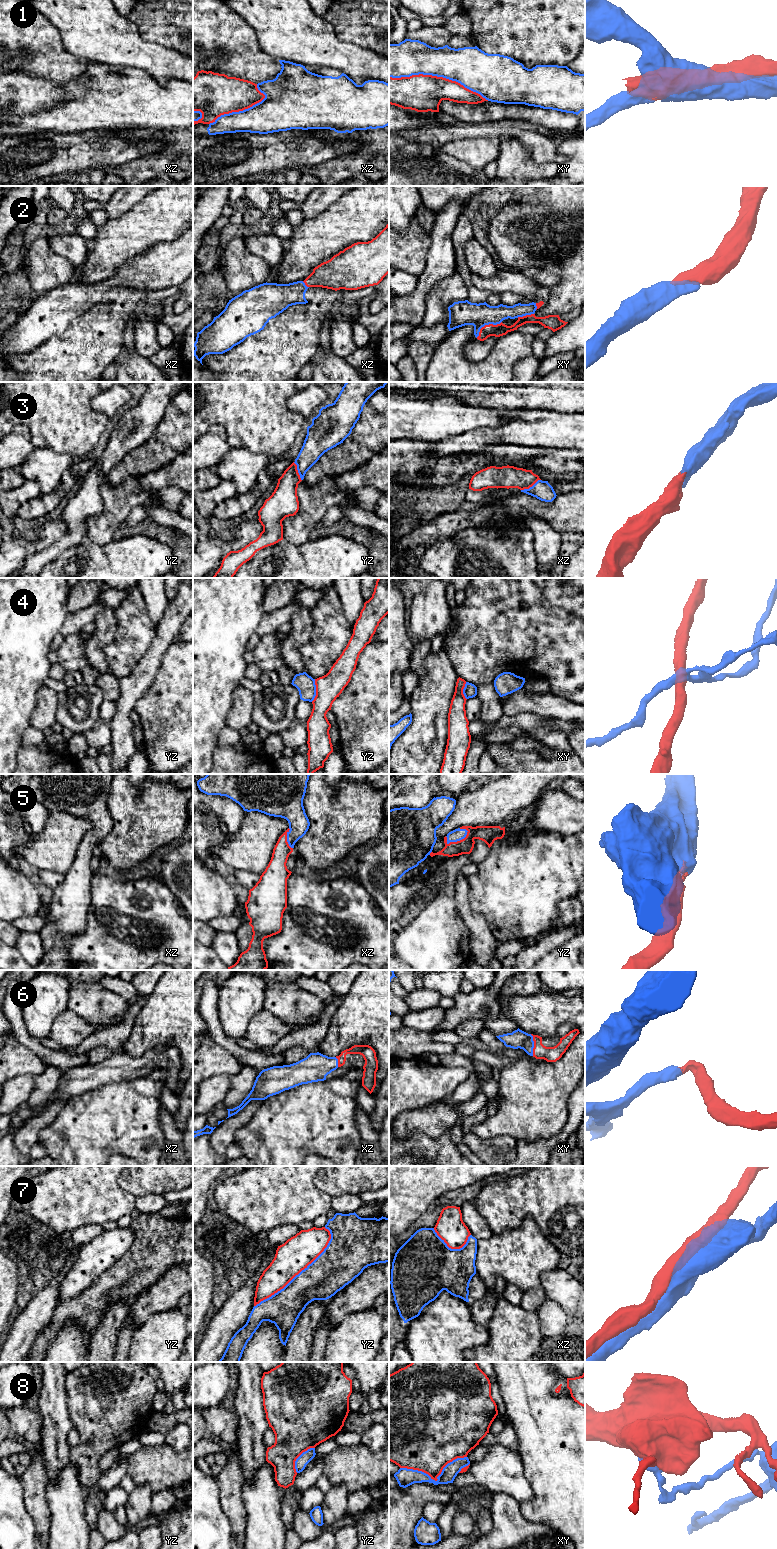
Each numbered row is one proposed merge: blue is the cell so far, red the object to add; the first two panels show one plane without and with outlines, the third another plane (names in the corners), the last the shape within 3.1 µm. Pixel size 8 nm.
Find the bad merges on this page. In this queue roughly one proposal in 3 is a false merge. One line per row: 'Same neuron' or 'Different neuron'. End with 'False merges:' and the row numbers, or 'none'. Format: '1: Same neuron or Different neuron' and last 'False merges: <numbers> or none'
1: Different neuron
2: Same neuron
3: Same neuron
4: Different neuron
5: Same neuron
6: Same neuron
7: Different neuron
8: Different neuron
False merges: 1, 4, 7, 8

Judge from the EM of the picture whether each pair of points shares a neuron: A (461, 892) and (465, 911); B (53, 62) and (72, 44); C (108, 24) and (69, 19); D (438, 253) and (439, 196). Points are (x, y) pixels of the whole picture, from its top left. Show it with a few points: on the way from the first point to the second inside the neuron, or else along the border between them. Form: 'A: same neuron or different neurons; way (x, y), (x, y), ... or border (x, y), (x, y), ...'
A: same neuron; way (461, 897), (463, 906)
B: different neurons; border (56, 28), (60, 34), (63, 47), (82, 60)
C: same neuron; way (98, 24), (90, 24), (85, 19), (79, 19)
D: different neurons; border (460, 201), (451, 199), (436, 214)

